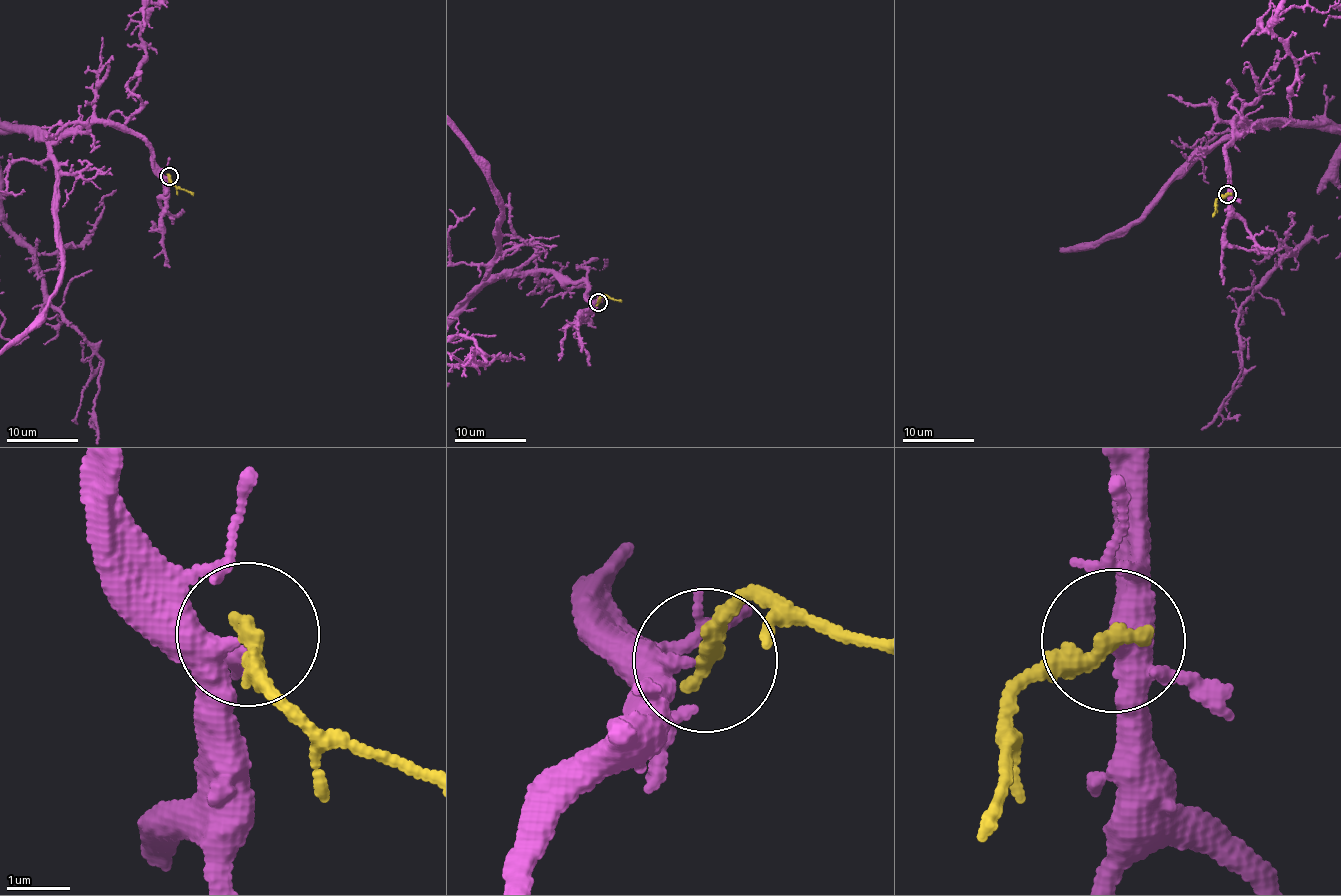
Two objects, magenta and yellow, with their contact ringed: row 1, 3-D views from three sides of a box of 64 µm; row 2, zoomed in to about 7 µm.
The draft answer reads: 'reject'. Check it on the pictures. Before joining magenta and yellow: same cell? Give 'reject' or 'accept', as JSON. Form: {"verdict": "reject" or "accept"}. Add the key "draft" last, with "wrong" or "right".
{"verdict": "accept", "draft": "wrong"}

